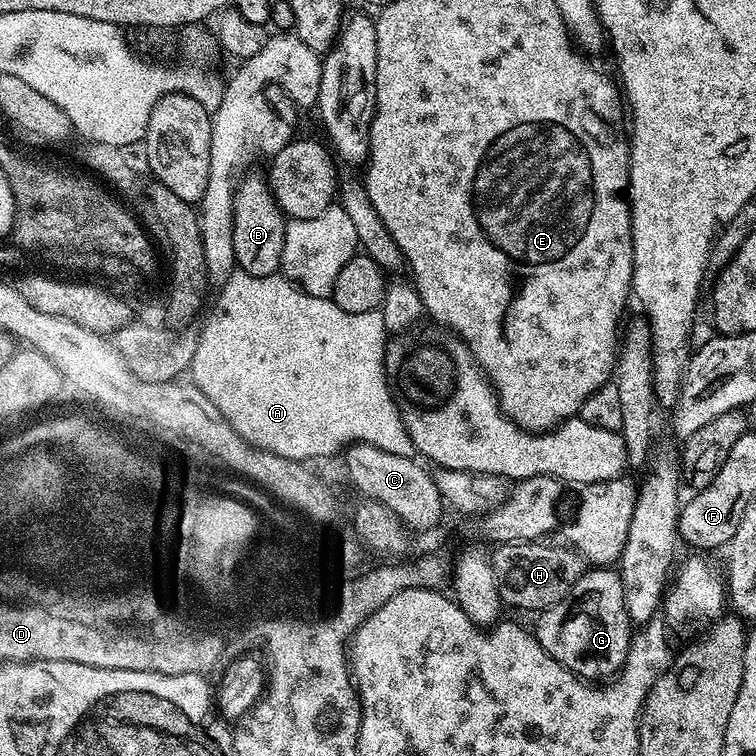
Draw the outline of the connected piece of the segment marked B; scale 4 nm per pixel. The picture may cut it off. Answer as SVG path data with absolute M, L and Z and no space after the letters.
M263 175L243 177L233 198L233 246L237 267L254 277L273 276L281 269L288 220Z

